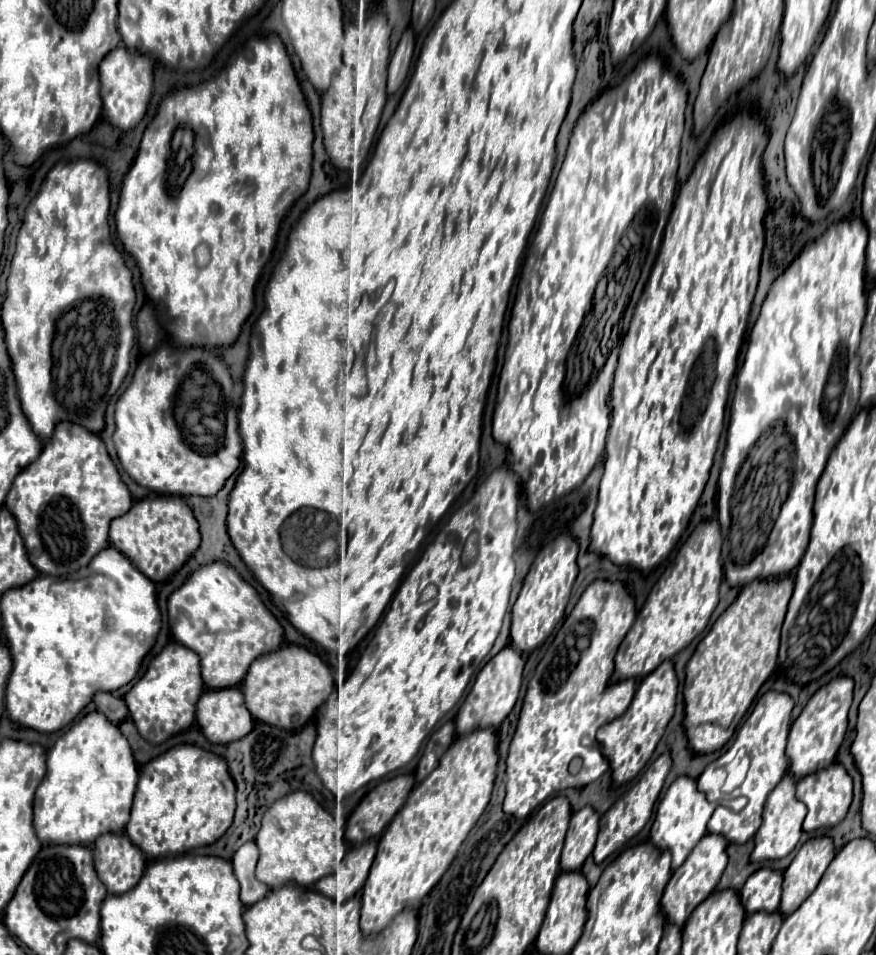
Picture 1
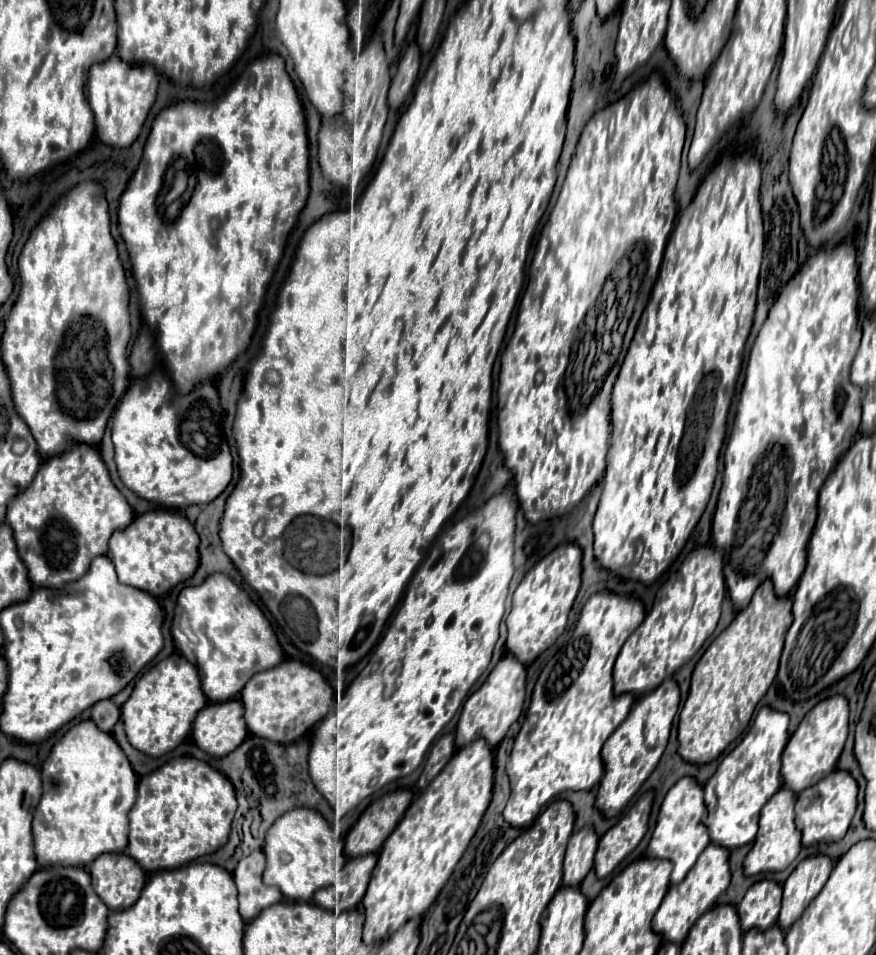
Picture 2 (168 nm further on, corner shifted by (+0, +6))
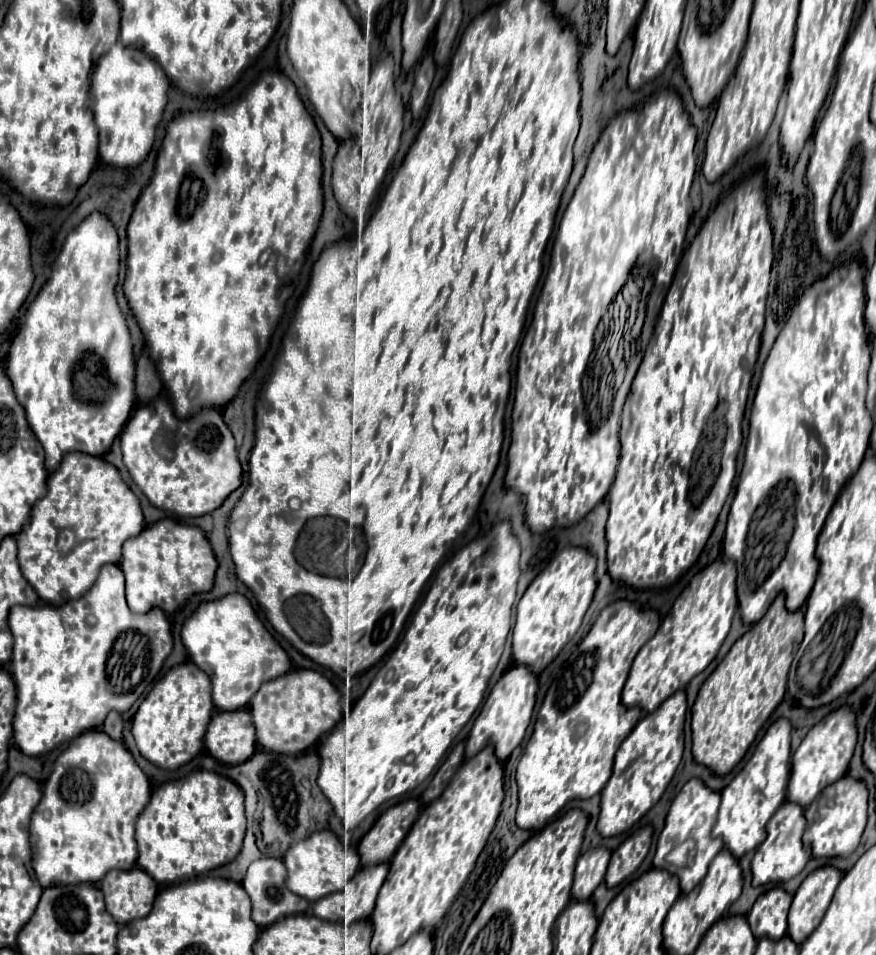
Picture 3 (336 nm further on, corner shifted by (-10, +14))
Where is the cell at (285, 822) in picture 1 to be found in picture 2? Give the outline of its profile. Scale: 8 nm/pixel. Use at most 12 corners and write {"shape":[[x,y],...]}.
{"shape":[[319,813],[279,817],[263,881],[309,903],[335,883],[343,841]]}

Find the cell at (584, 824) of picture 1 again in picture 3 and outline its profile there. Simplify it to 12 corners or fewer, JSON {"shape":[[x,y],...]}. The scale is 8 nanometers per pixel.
{"shape":[[593,847],[575,867],[573,899],[591,899],[611,851]]}

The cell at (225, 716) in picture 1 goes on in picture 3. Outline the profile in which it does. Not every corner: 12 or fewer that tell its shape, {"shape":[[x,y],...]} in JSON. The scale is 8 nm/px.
{"shape":[[247,709],[217,711],[205,733],[215,759],[237,765],[255,753]]}

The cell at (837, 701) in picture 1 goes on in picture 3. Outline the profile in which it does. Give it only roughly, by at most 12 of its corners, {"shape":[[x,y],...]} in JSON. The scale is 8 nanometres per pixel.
{"shape":[[843,705],[793,753],[787,799],[807,807],[845,775],[857,743]]}

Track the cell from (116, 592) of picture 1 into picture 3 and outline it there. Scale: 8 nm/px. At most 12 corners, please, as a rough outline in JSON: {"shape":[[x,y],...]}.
{"shape":[[123,571],[13,607],[13,737],[33,757],[125,713],[173,649]]}

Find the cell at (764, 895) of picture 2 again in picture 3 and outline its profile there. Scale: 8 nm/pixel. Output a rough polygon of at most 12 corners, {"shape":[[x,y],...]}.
{"shape":[[773,887],[747,921],[757,939],[781,939],[793,895]]}

